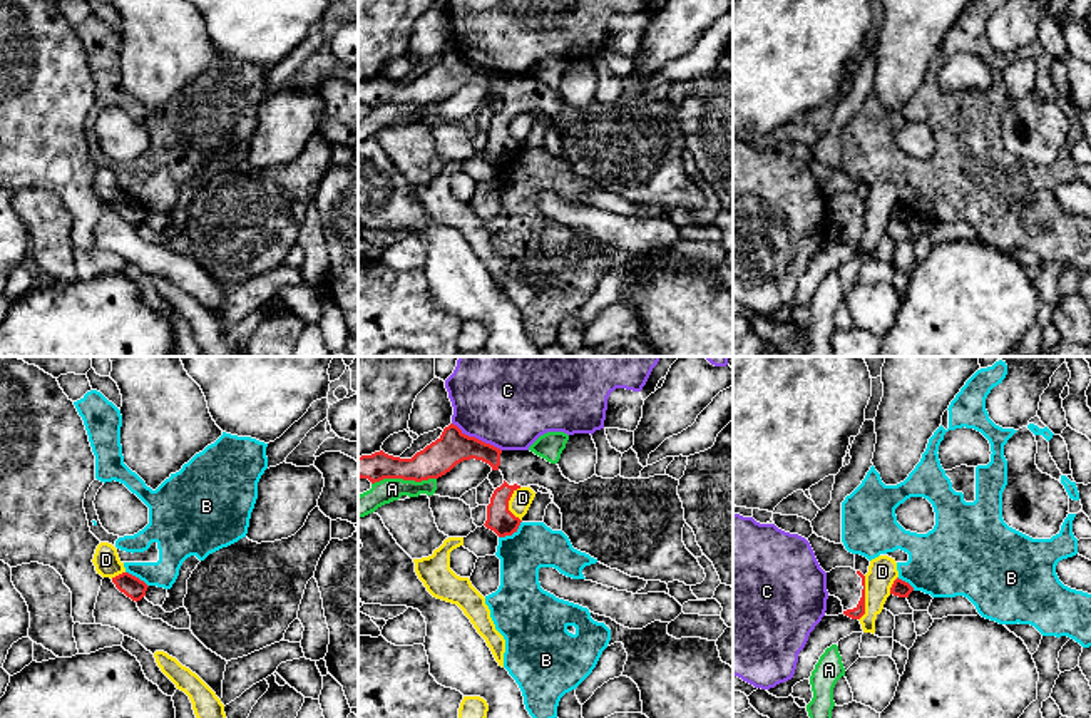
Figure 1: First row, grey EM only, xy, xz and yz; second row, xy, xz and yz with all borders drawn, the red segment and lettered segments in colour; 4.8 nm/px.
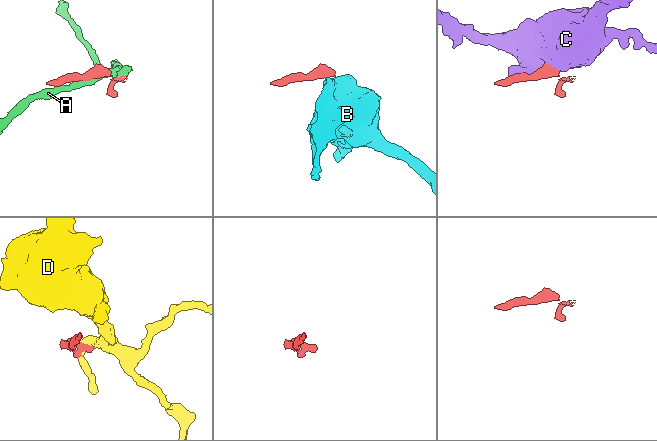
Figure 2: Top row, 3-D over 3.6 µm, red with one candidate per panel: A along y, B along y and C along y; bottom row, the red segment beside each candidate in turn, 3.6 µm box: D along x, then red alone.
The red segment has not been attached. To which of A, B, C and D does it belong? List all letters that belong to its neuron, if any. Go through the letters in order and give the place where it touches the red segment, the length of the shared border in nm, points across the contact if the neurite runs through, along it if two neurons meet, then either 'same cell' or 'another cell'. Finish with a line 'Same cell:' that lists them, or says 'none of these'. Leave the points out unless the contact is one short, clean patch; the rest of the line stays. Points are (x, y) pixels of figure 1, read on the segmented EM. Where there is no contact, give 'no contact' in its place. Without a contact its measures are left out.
A: contact xz (404, 479); length 320 nm; another cell
B: contact xz (511, 534); length 140 nm; border xz (521, 521), (511, 534), (499, 538); another cell
C: contact xz (477, 439); length 280 nm; another cell
D: contact yz (864, 598); length 220 nm; border yz (865, 576), (865, 613), (859, 620); another cell
Same cell: none of these

